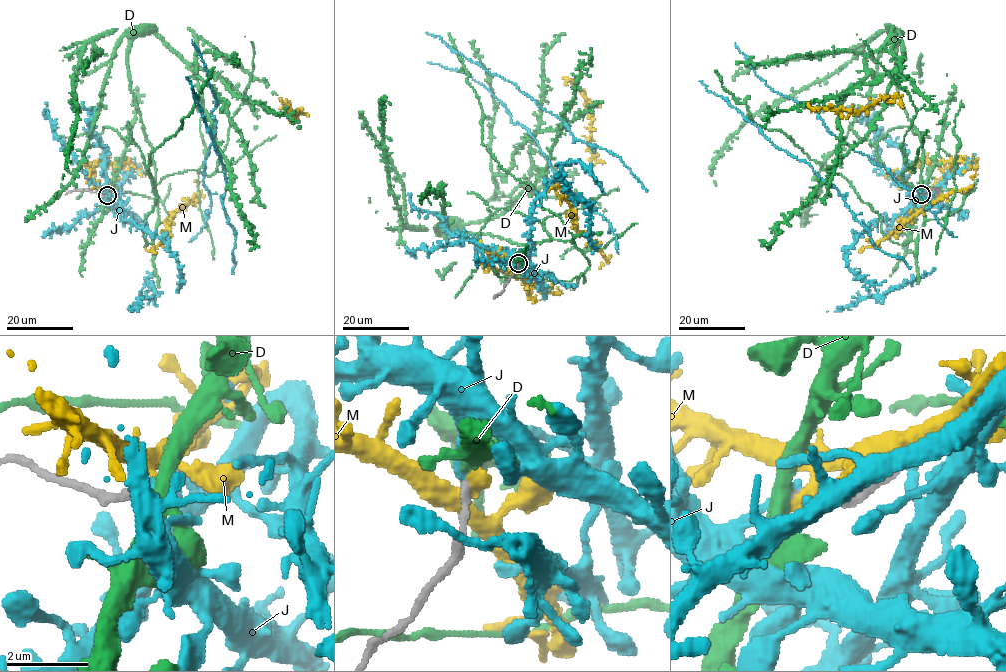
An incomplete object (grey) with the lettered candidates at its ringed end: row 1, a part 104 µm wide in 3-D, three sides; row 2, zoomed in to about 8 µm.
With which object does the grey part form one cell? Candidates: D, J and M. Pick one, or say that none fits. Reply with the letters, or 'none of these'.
none of these

